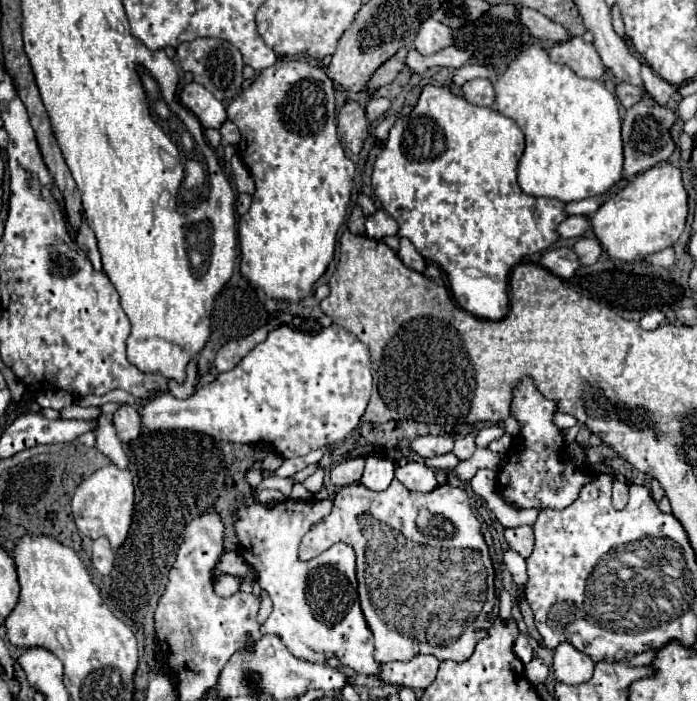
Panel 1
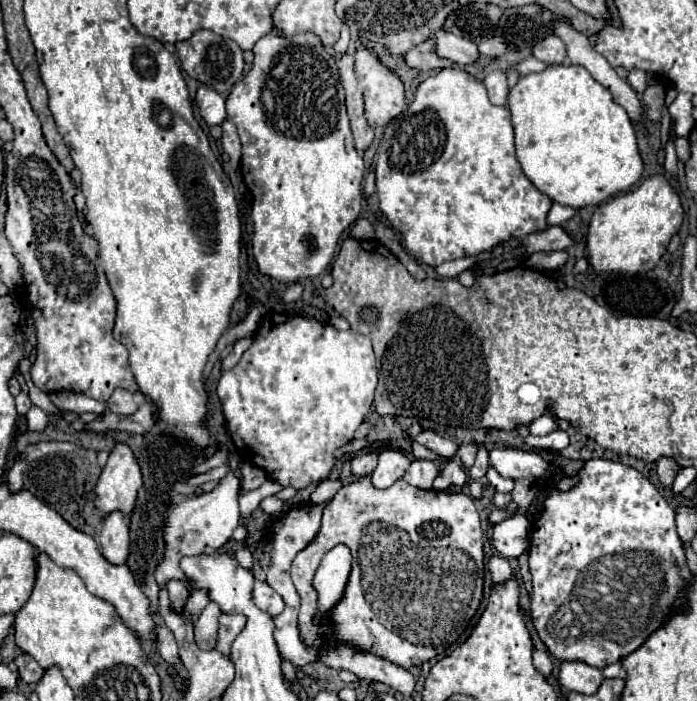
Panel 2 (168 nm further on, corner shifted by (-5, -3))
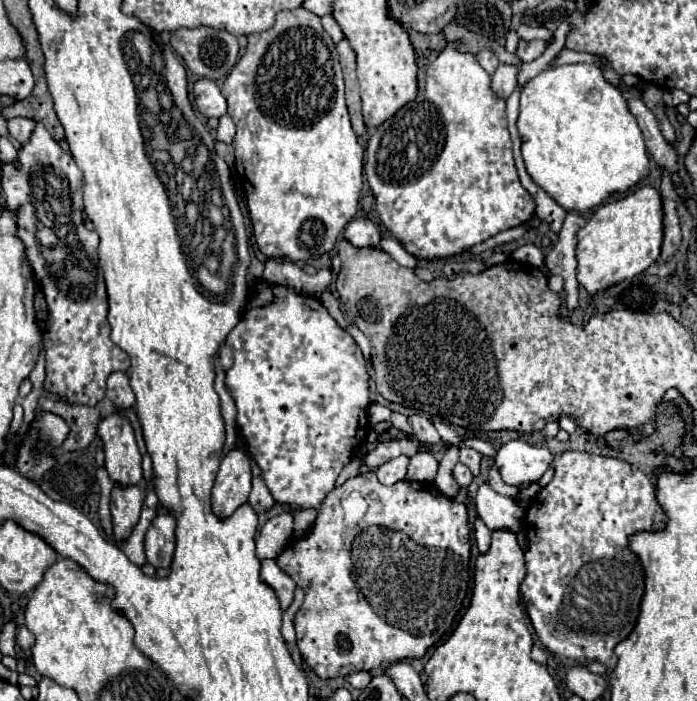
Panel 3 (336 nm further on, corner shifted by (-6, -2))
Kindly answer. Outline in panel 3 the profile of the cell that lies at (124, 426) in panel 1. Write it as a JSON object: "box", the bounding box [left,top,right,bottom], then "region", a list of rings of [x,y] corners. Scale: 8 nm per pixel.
{"box":[106,373,136,409],"region":[[[112,373],[106,381],[106,397],[114,403],[116,409],[130,409],[136,405],[136,397],[132,393],[130,381],[126,373]]]}

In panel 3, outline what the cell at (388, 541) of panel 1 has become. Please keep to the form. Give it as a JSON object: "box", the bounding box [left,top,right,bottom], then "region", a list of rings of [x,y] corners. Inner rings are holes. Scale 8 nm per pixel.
{"box":[276,471,468,679],"region":[[[368,471],[332,489],[310,533],[304,539],[292,541],[276,563],[306,595],[296,613],[294,627],[302,659],[320,679],[344,677],[354,671],[374,671],[402,659],[422,659],[426,651],[450,631],[458,609],[464,607],[464,601],[458,599],[462,593],[468,595],[468,509],[464,503],[442,495],[432,483],[398,481],[386,487],[376,481],[374,471]],[[353,491],[359,492],[368,505],[356,527],[345,524],[342,508],[342,501]]]}

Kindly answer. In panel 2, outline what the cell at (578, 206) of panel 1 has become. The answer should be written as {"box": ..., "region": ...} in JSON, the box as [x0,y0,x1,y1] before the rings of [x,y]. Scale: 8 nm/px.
{"box":[547,204,575,226],"region":[[[553,204],[549,214],[547,214],[547,226],[555,226],[555,224],[561,224],[565,220],[569,220],[571,216],[575,214],[573,208],[567,208],[567,206],[561,206],[561,204]]]}

